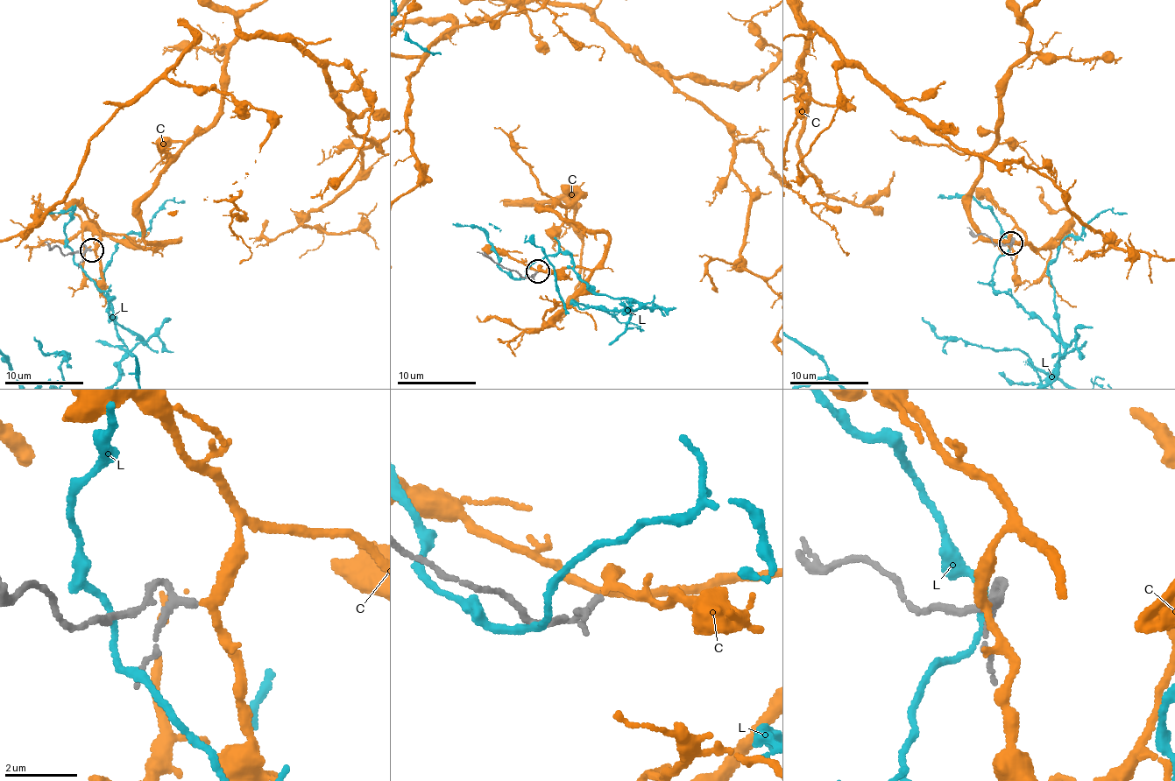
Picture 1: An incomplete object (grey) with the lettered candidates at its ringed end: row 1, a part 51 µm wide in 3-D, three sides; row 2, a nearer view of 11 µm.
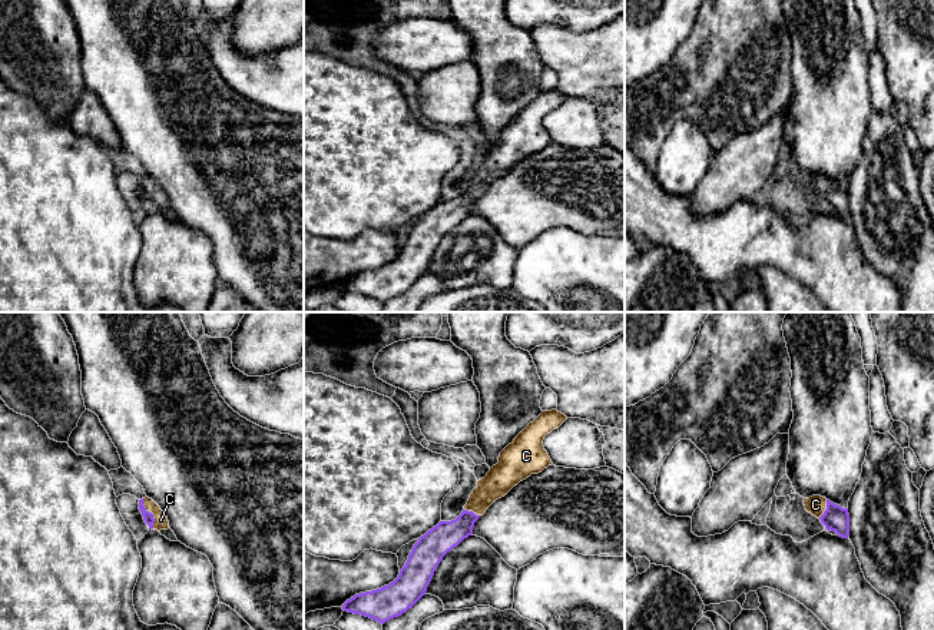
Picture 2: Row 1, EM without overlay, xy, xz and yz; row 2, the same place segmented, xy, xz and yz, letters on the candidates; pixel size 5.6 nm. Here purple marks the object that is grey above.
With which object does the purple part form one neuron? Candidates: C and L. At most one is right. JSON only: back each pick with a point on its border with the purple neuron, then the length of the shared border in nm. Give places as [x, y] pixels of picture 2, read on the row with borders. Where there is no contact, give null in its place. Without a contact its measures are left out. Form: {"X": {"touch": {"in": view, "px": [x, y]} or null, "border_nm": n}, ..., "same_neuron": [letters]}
{"C": {"touch": {"in": "xy", "px": [151, 513]}, "border_nm": 180}, "same_neuron": ["C"]}

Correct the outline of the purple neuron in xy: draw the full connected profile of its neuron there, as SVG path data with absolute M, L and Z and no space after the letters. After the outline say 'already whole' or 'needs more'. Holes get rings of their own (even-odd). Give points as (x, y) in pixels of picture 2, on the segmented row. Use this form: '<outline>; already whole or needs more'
M149 497L139 500L139 510L143 515L145 523L153 530L168 530L169 521L160 507Z; needs more

